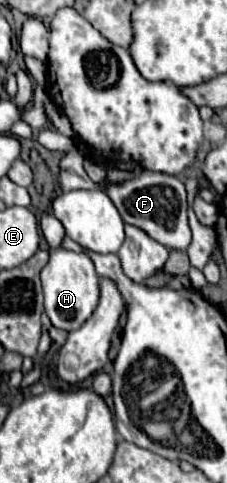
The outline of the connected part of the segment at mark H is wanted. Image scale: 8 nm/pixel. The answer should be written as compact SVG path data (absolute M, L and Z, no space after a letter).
M67 249L51 251L49 263L41 271L45 313L57 329L73 331L79 329L93 313L99 301L99 277L95 273L93 261L85 253L73 253Z

